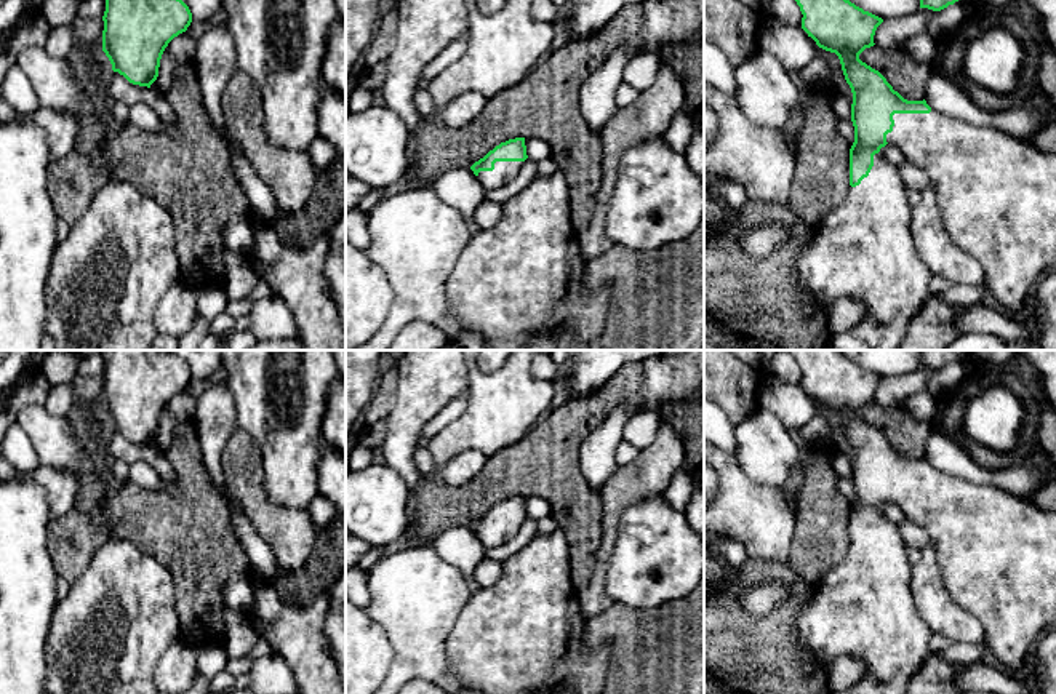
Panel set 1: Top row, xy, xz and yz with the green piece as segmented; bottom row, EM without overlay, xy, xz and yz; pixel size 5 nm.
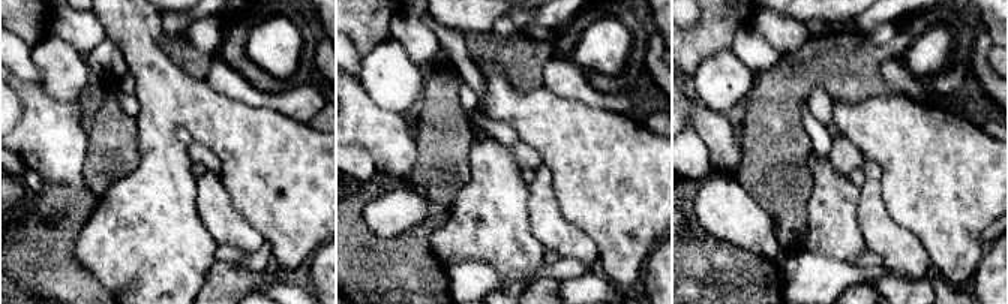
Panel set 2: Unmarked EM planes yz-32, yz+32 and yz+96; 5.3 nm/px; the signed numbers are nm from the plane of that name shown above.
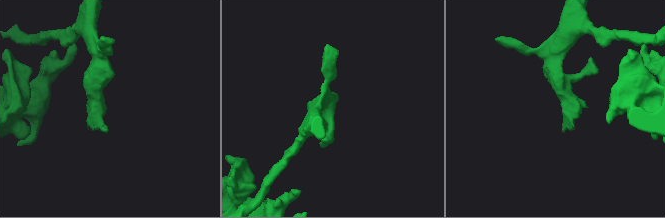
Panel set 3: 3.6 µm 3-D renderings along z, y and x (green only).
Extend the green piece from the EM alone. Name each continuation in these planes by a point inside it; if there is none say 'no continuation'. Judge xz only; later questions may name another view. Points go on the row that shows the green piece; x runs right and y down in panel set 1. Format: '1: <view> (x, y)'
1: xz (504, 173)

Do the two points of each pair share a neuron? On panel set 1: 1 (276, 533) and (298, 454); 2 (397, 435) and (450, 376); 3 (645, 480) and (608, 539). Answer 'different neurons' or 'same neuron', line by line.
1: different neurons
2: same neuron
3: same neuron

